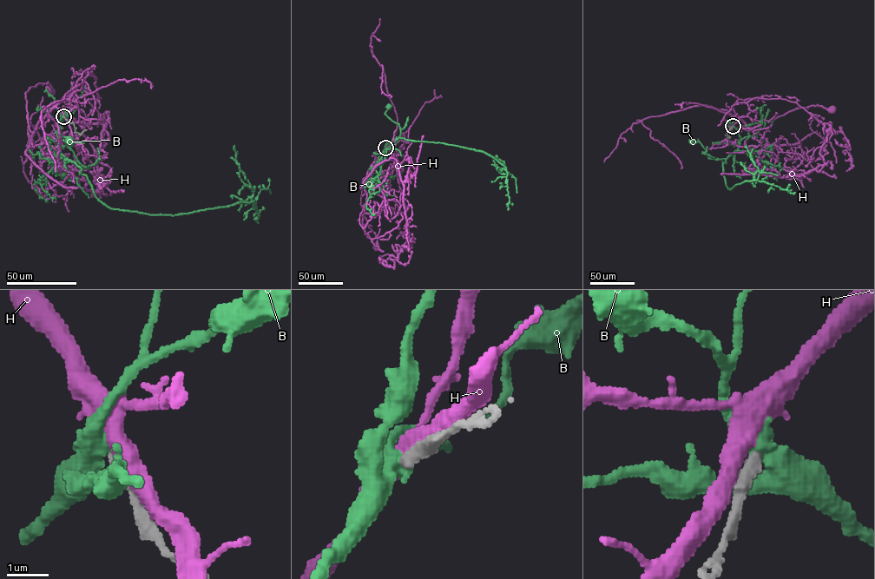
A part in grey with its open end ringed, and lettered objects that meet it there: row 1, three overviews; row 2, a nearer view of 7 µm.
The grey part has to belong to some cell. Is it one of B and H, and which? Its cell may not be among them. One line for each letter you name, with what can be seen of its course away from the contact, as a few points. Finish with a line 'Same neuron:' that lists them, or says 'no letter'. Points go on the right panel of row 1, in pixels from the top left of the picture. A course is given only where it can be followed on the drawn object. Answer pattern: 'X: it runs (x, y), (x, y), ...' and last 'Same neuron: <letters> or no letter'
Same neuron: no letter

